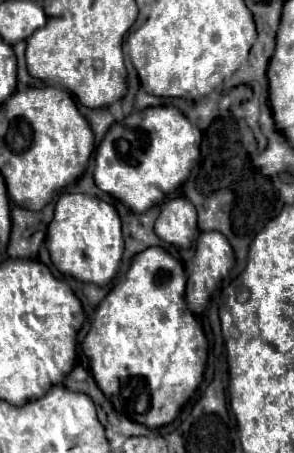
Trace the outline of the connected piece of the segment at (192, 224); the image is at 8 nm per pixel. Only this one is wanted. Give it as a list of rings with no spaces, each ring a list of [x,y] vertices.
[[[185,197],[167,201],[155,221],[155,233],[165,243],[189,249],[197,237],[197,211]]]

